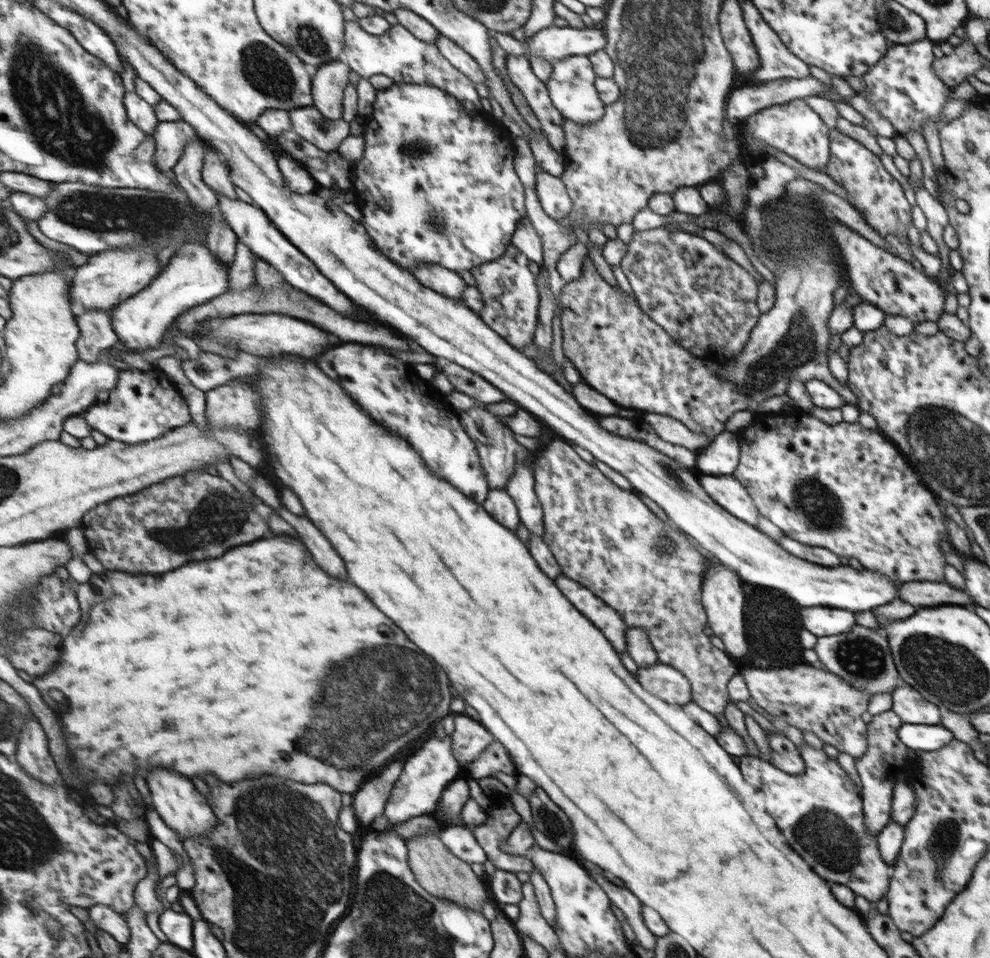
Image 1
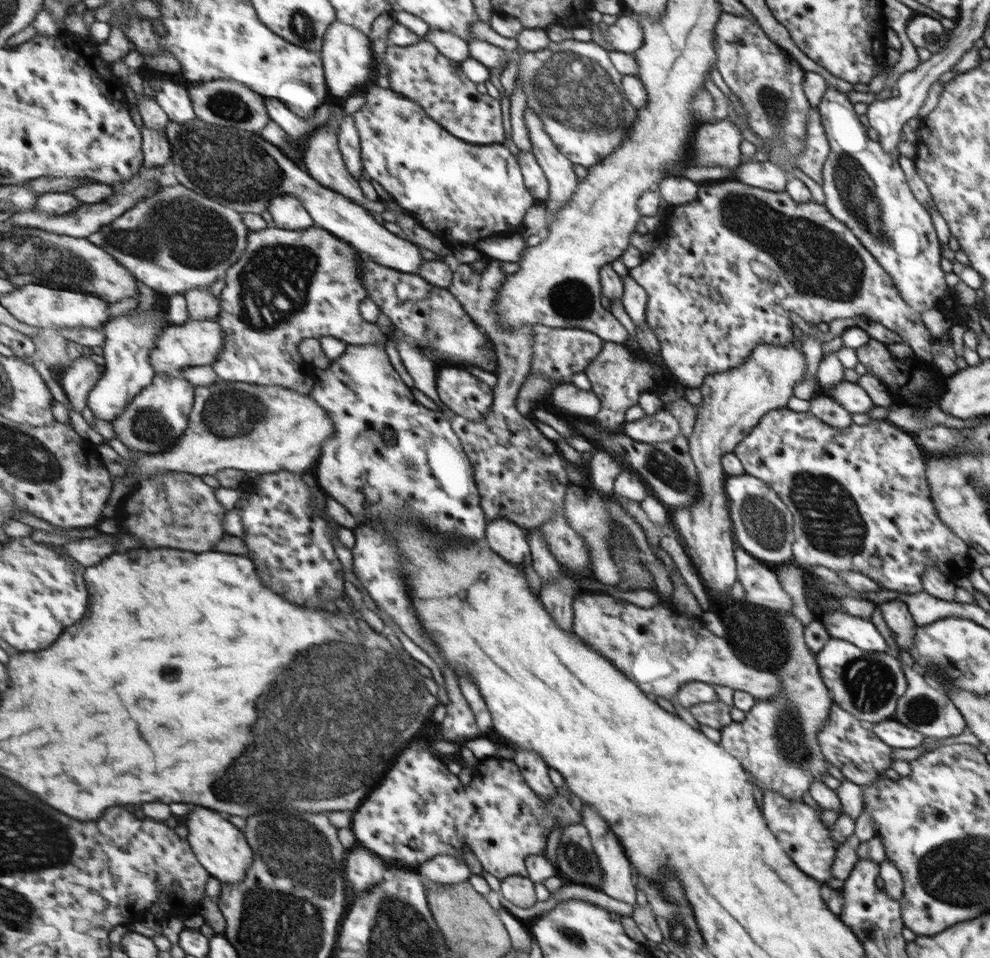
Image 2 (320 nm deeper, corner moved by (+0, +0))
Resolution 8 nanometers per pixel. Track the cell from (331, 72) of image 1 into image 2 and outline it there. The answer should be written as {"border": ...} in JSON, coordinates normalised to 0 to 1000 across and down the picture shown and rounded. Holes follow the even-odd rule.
{"border":[[[342,21],[331,31],[322,54],[327,64],[329,85],[335,103],[348,104],[355,96],[357,97],[357,94],[361,94],[361,90],[369,88],[373,79],[376,79],[375,71],[379,69],[377,65],[380,65],[376,43],[377,41],[369,38],[369,33],[365,33],[363,29],[353,27]]]}

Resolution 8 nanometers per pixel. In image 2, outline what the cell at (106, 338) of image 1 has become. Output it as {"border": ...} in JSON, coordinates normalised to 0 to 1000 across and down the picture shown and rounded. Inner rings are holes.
{"border":[[[85,368],[68,384],[60,400],[71,419],[71,428],[81,431],[88,426],[91,409],[97,404],[103,390],[104,388],[100,388],[100,380]]]}

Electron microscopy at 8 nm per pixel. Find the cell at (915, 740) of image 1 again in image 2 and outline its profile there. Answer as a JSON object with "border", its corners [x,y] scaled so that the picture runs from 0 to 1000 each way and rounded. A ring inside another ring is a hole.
{"border":[[[903,752],[882,755],[882,765],[900,782],[920,782],[929,780],[933,776],[933,769],[928,764]]]}

